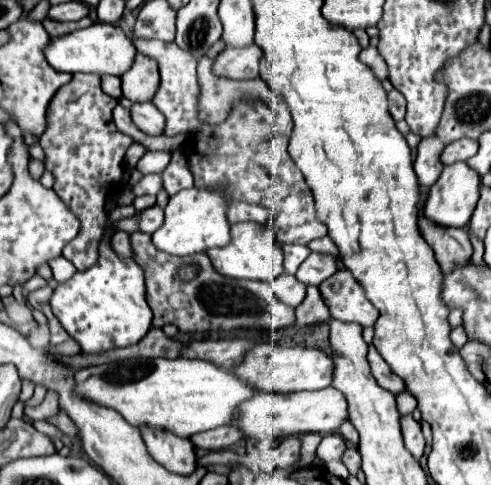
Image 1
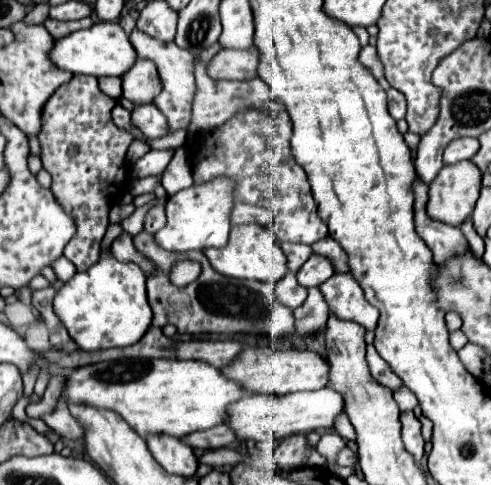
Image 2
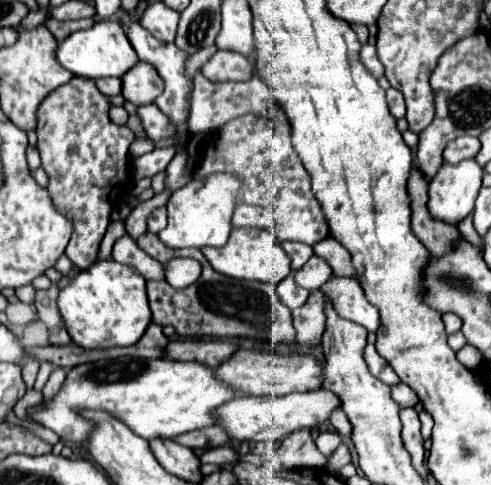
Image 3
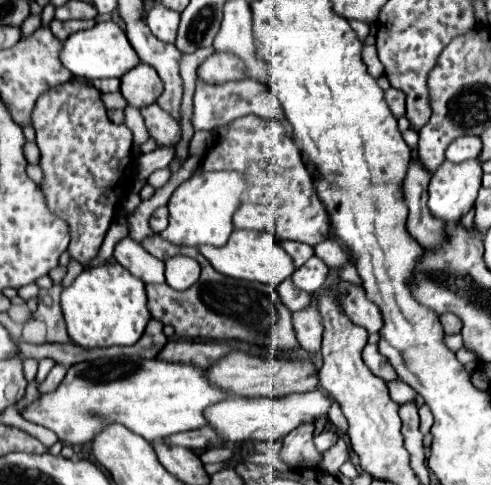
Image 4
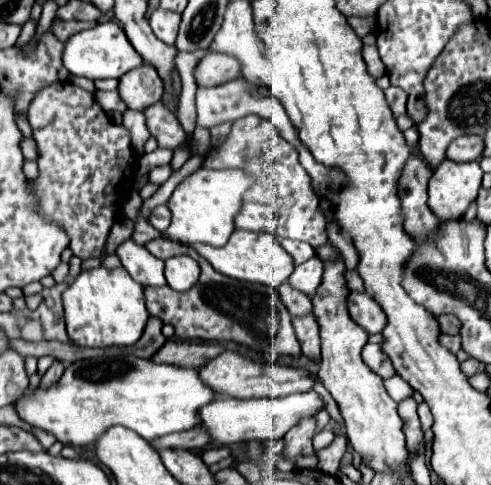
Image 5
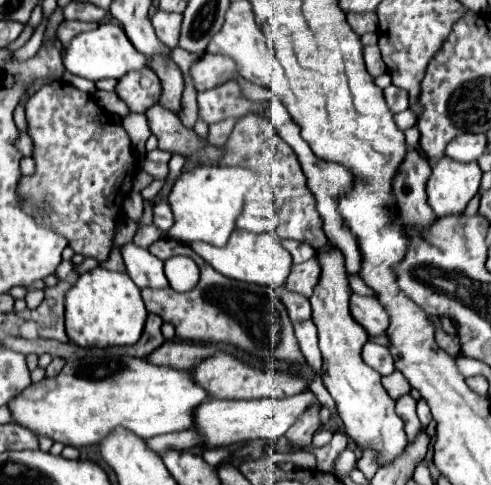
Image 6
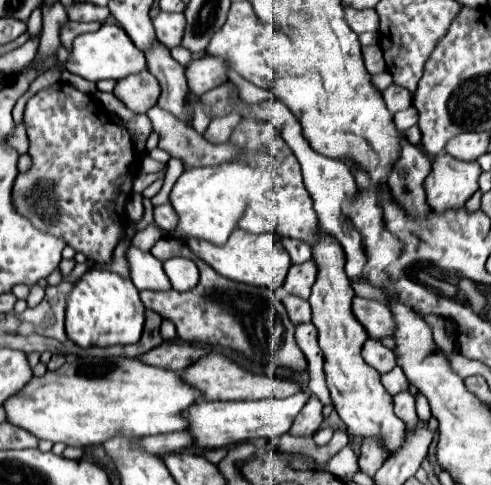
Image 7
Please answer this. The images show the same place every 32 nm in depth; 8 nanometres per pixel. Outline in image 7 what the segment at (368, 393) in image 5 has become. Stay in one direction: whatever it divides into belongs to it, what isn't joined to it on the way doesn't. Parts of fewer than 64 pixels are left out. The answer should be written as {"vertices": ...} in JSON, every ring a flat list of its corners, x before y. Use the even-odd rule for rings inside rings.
{"vertices":[[320,228,320,238,310,248,312,248,312,260,318,266,318,274,308,302,312,306,312,324,318,330,318,342,324,352,324,372,326,372,328,390,332,394,332,404,340,414,340,418,344,420,348,434,360,438,380,436,384,440,384,446,392,454,394,448,402,444,406,426,394,414,392,396,384,392,380,374,372,366,368,366,360,354,360,348,368,338,368,334,352,312,354,290,344,272,344,262,346,262,344,250,322,228]]}

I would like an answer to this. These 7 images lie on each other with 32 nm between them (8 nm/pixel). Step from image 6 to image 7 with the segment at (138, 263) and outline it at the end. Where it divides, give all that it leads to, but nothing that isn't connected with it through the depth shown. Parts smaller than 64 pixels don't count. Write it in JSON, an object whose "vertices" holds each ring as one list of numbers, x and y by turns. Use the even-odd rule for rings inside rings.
{"vertices":[[136,246,128,248,130,278,138,290,170,290,172,284,164,274,162,262,152,254,138,250]]}

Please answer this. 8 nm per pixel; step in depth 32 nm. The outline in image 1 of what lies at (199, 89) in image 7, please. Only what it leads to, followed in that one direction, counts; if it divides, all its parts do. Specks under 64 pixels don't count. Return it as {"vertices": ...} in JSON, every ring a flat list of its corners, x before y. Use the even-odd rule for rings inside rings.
{"vertices":[[256,44,248,48,224,48,212,64,212,74,232,78,232,80,250,80,260,74,262,52]]}

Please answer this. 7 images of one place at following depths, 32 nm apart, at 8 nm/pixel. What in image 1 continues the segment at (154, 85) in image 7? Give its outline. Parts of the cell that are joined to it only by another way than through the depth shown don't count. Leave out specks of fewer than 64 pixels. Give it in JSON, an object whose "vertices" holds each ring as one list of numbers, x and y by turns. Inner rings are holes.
{"vertices":[[136,54,136,60,122,76,122,92,130,102,150,102,160,86,156,60]]}

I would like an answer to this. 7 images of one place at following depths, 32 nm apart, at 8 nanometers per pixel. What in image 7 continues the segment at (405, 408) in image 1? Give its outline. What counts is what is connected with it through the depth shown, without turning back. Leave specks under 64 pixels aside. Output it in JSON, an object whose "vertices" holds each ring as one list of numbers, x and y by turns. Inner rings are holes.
{"vertices":[[400,366,392,368,392,370,386,372,386,374,380,374,380,380,382,380,384,388,388,390,388,394,392,394,392,396,394,396,396,392,408,390,408,378,404,376,404,372,402,372]]}

